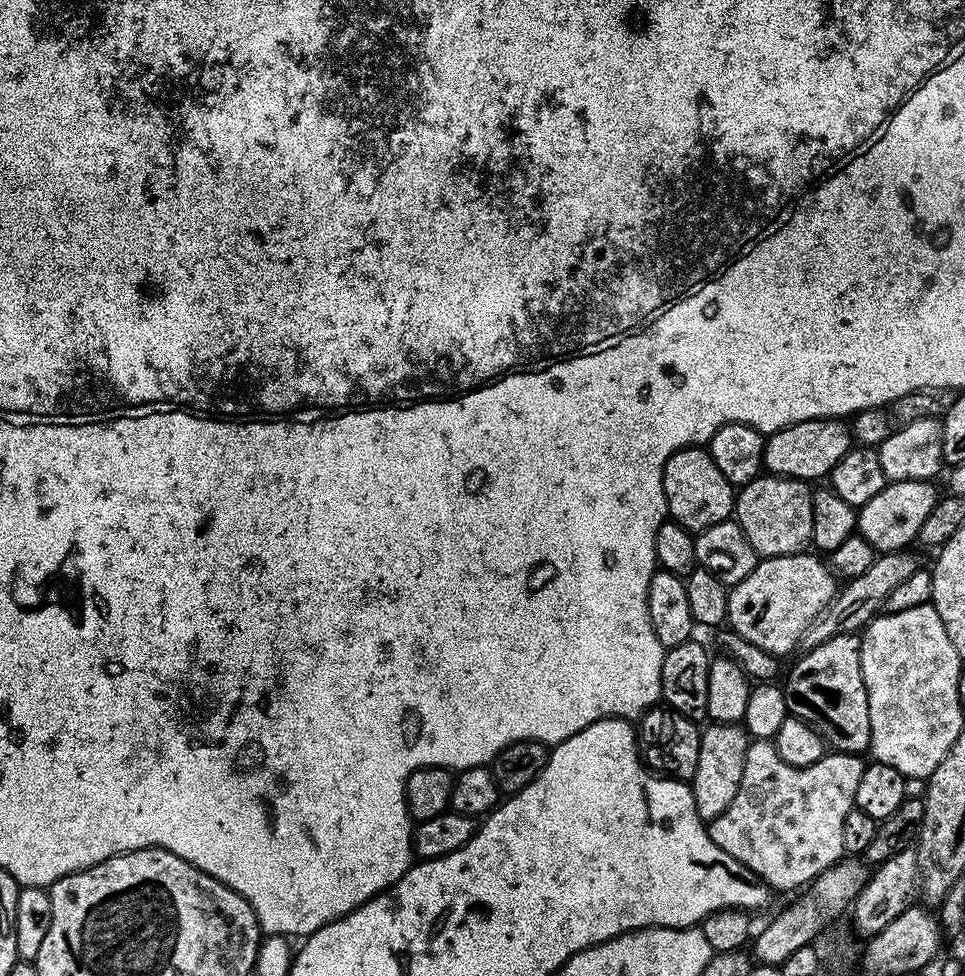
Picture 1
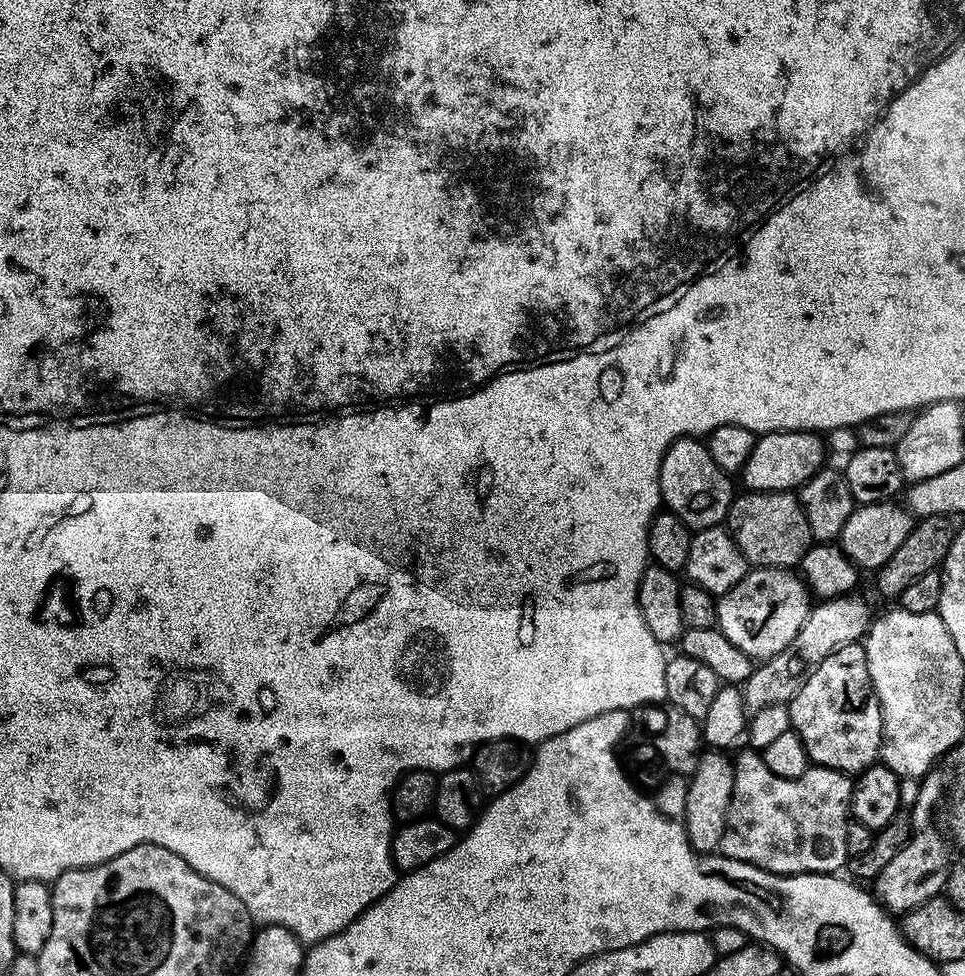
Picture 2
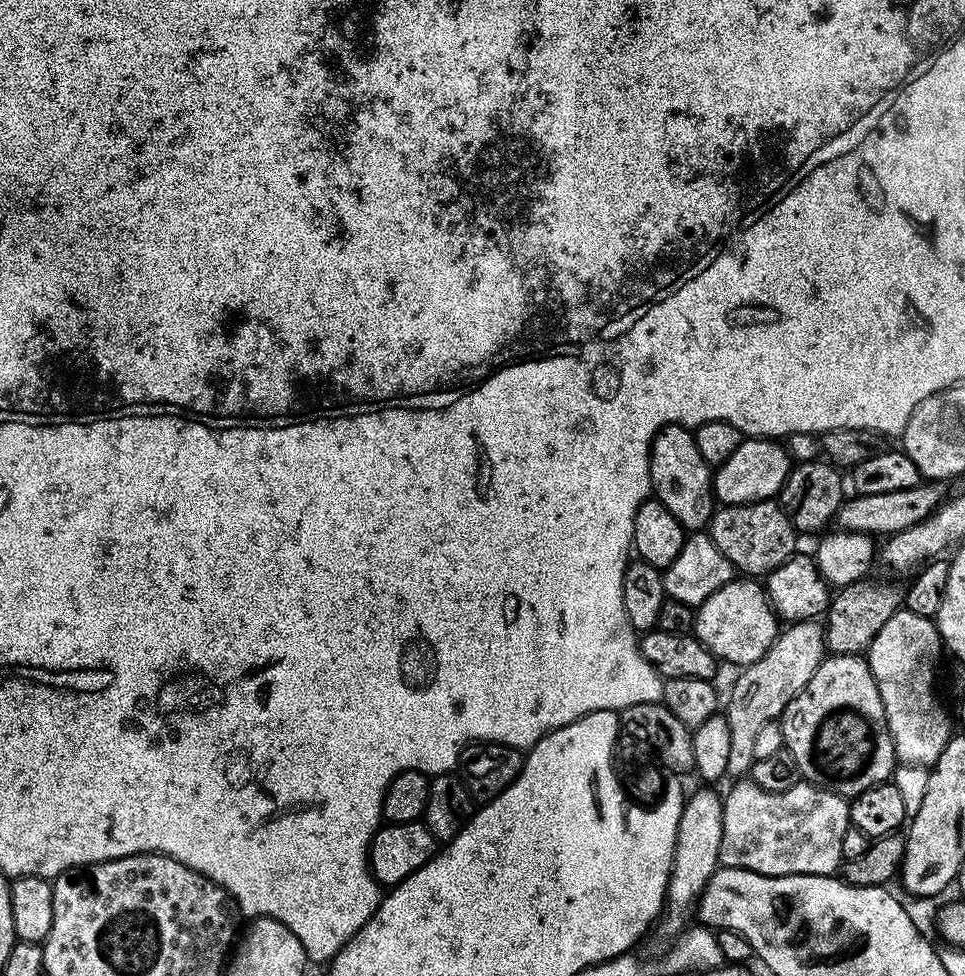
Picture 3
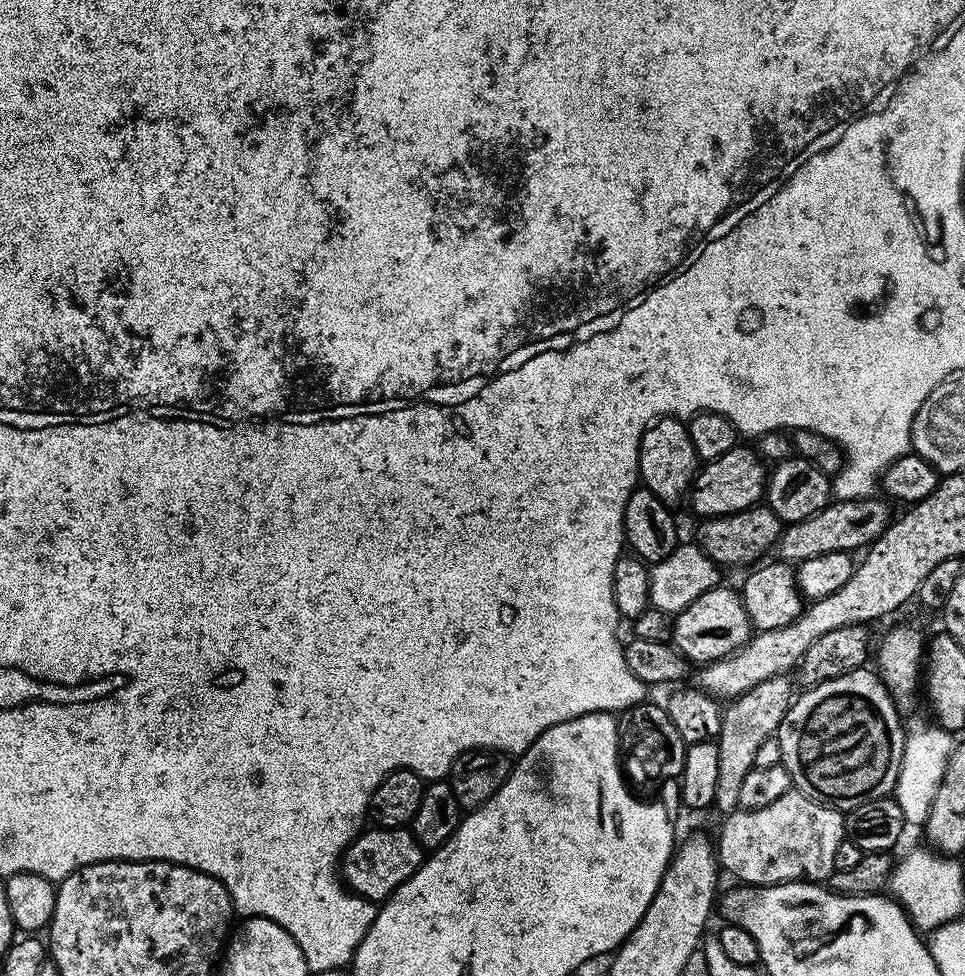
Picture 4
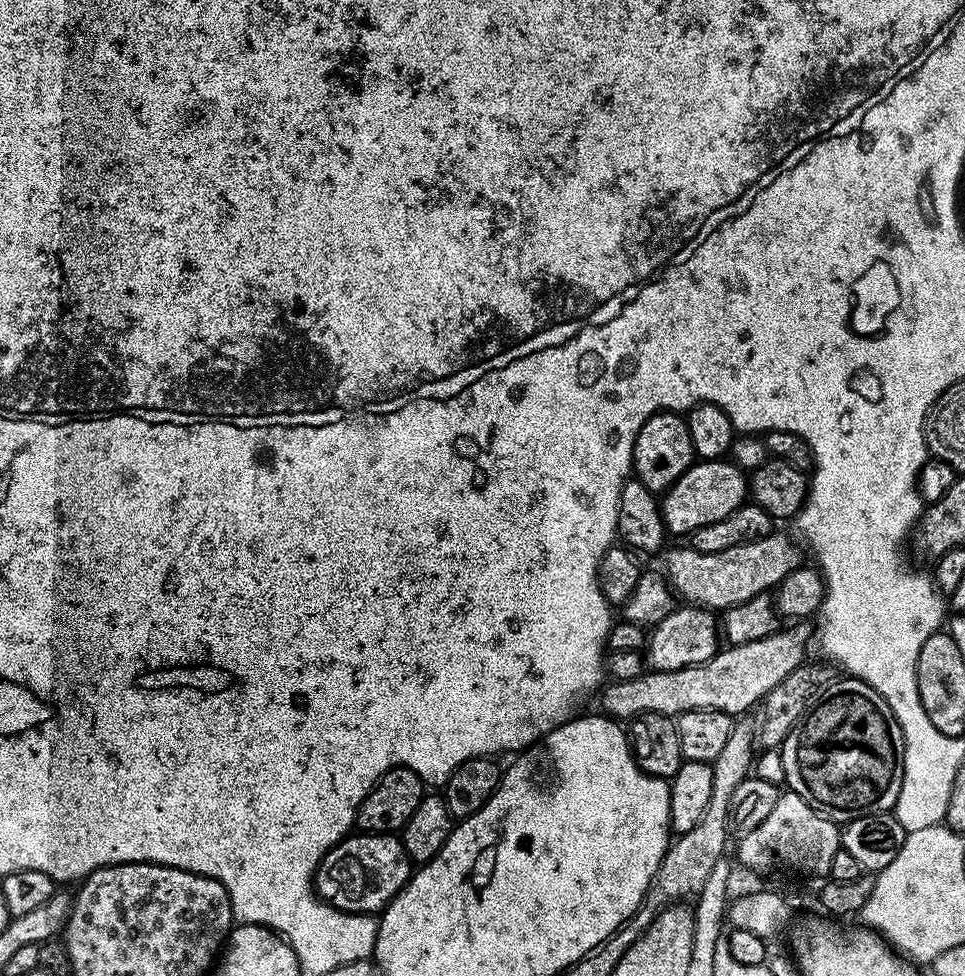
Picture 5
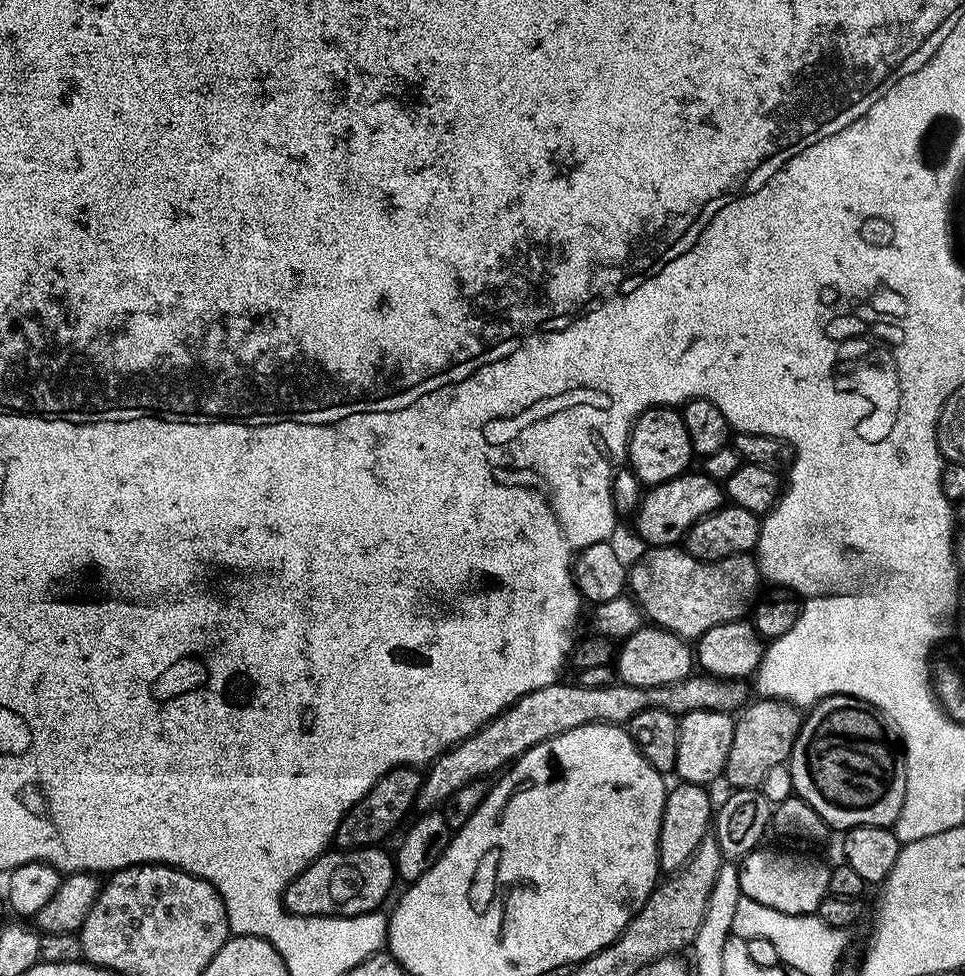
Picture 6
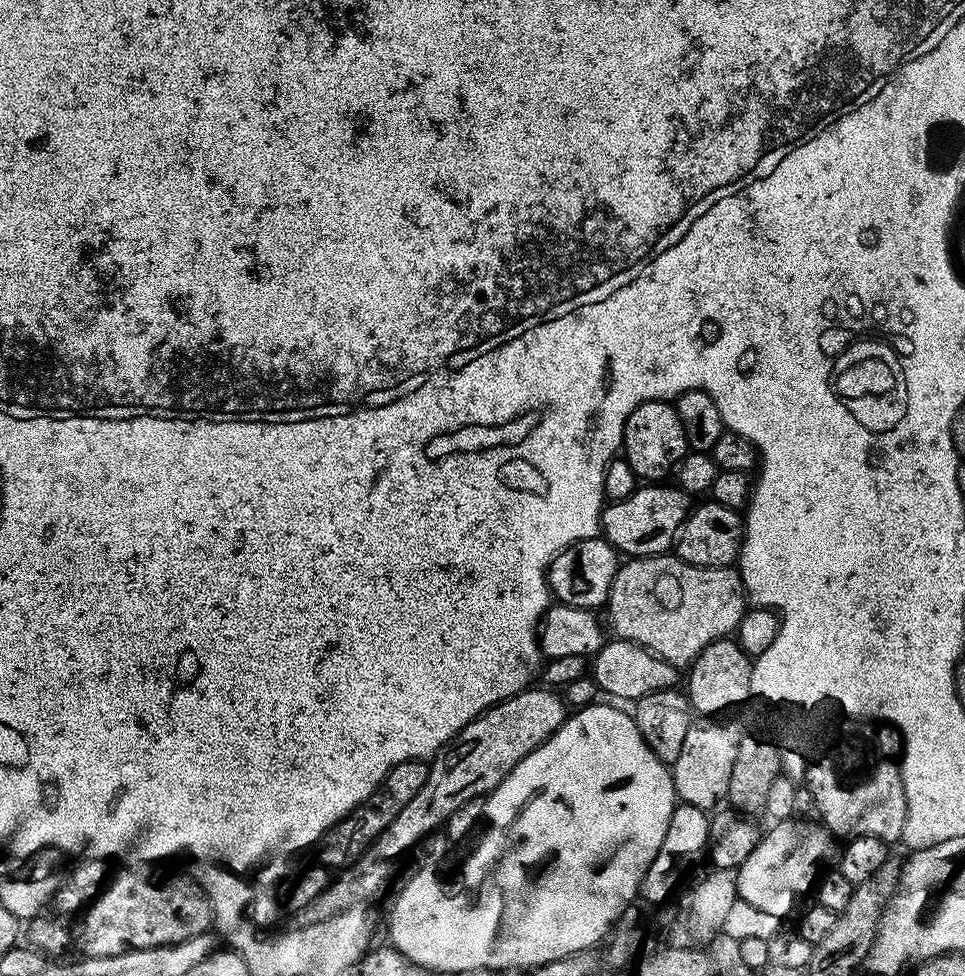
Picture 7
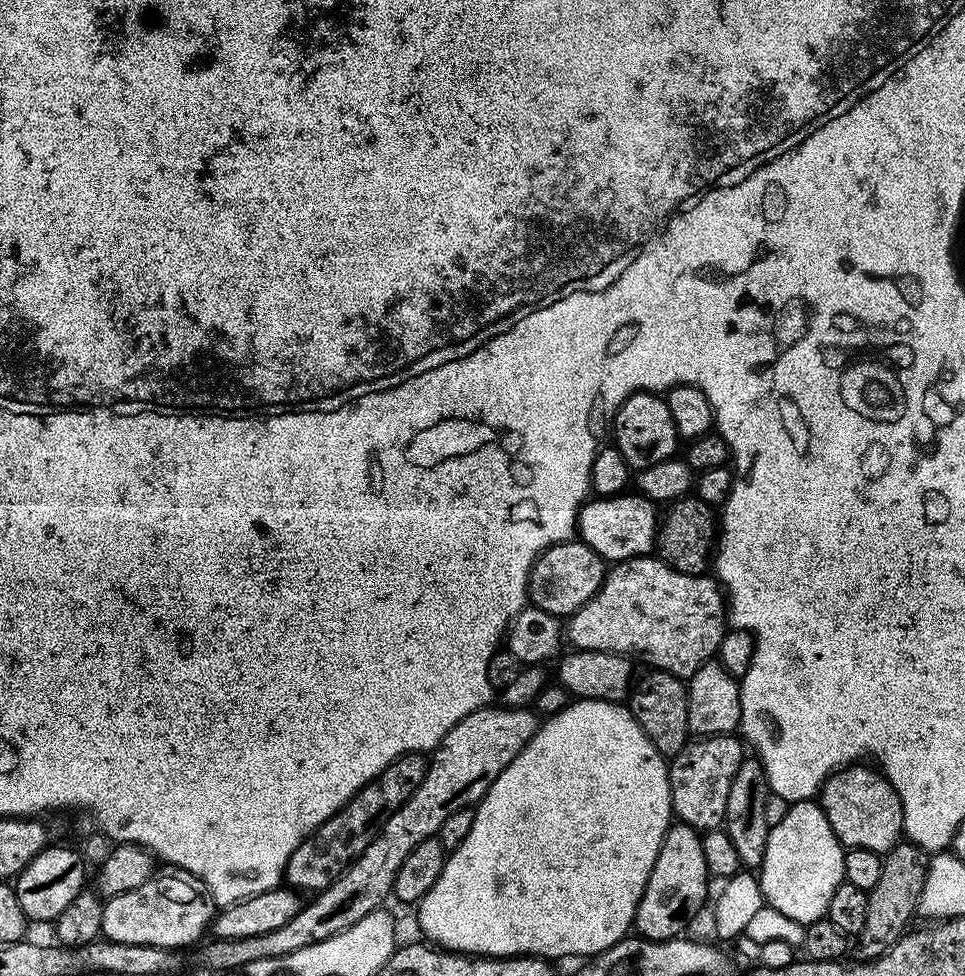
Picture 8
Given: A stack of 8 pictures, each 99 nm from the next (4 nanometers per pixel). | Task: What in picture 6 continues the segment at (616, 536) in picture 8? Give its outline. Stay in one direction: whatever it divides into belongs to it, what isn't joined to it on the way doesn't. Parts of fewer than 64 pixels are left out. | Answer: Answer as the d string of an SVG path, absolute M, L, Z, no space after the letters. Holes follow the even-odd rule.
M689 470L673 480L651 485L641 495L640 506L634 513L636 532L645 540L645 545L653 548L679 545L702 517L719 510L725 500L721 481L713 480L703 471Z

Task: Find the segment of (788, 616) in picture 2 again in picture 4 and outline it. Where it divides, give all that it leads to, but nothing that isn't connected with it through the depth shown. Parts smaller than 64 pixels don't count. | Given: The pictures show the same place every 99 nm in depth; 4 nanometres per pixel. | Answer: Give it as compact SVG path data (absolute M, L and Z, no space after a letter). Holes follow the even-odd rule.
M724 587L706 590L706 594L702 594L702 598L694 598L694 602L686 606L686 610L675 613L671 643L693 665L703 666L711 664L713 660L721 660L724 656L731 656L748 643L753 635L754 629L748 621L739 591L735 587Z

